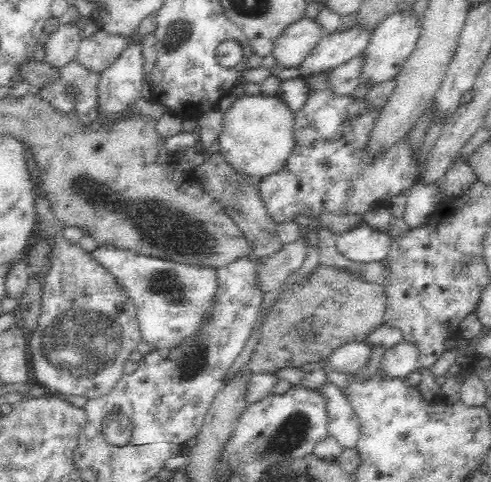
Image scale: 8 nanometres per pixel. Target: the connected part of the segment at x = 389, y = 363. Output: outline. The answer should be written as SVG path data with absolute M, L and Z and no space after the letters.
M404 340L388 347L381 358L379 370L388 377L405 380L406 377L418 370L417 346Z

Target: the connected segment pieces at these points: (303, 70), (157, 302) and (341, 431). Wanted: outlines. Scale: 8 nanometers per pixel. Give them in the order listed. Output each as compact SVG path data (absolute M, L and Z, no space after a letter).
M354 26L349 29L335 31L320 39L310 54L297 66L301 77L310 74L321 74L336 68L351 58L360 56L368 45L371 31L358 29Z
M98 245L90 250L90 259L96 261L102 269L108 271L116 279L122 293L132 299L137 309L137 321L141 330L141 338L152 347L171 347L177 345L184 337L193 335L206 310L214 302L216 294L216 271L210 267L189 266L174 263L168 259L153 258L137 254L133 250L114 246Z
M327 382L319 388L328 397L328 434L346 448L356 448L360 440L360 421L344 392Z

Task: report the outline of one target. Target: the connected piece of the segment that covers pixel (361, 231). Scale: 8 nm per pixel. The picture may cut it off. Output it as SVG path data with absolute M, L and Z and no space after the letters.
M364 222L342 232L336 238L336 247L345 258L356 262L381 262L391 248L392 238L386 231L374 229Z

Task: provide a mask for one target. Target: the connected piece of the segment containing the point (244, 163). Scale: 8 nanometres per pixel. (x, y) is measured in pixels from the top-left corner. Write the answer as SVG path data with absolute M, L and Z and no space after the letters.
M276 94L238 96L224 113L222 122L216 146L234 170L254 181L278 174L294 150L295 113Z

